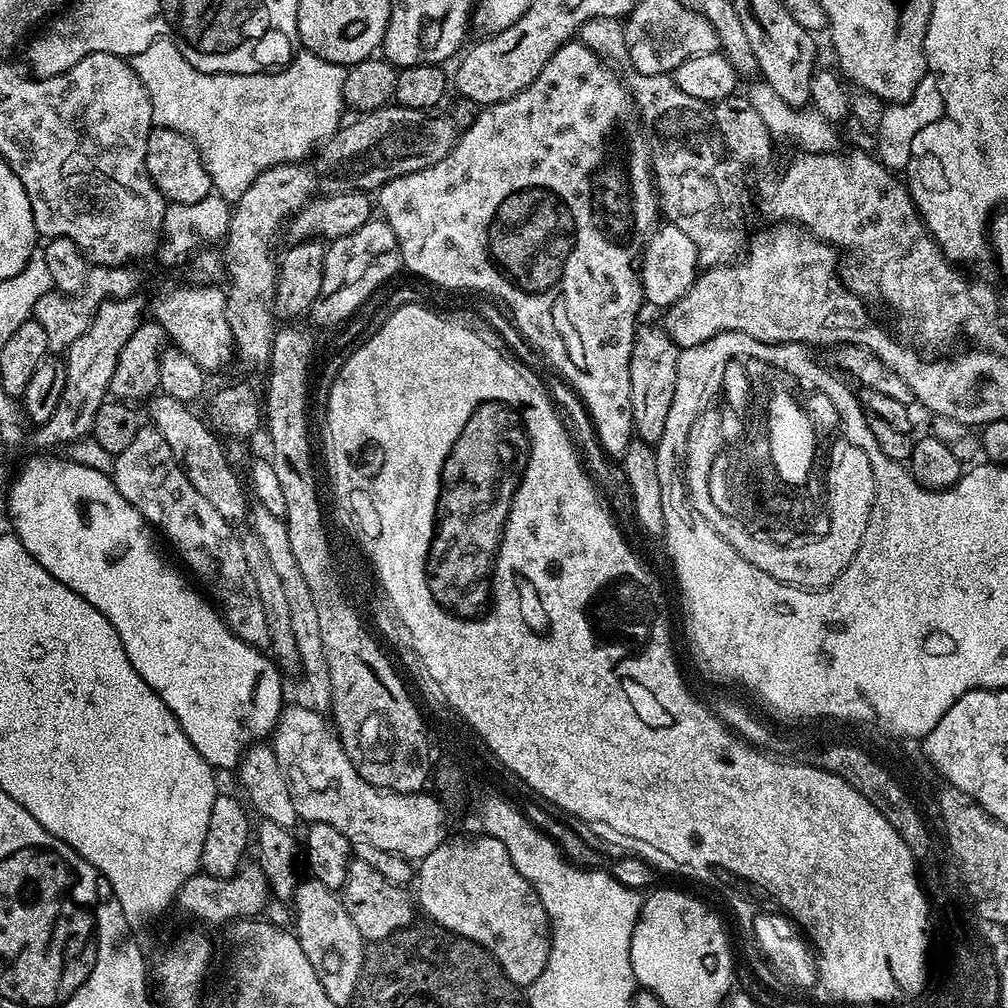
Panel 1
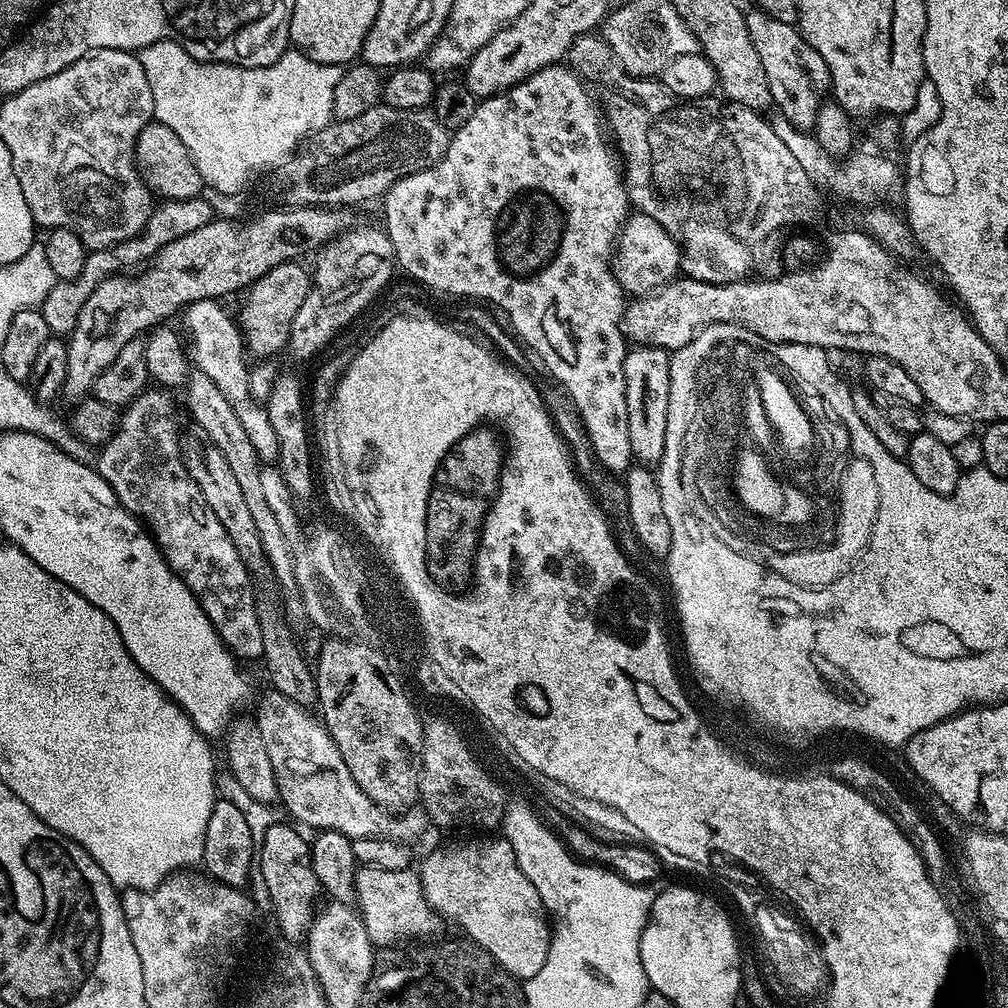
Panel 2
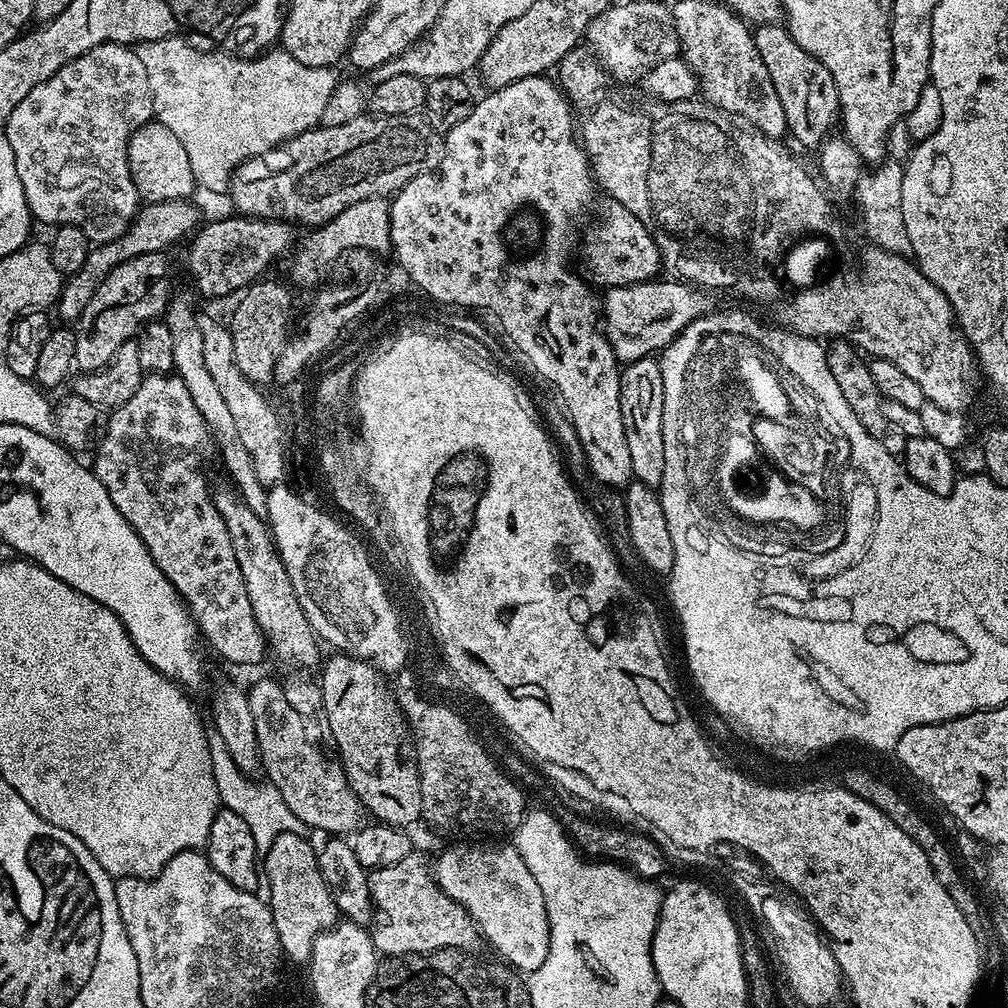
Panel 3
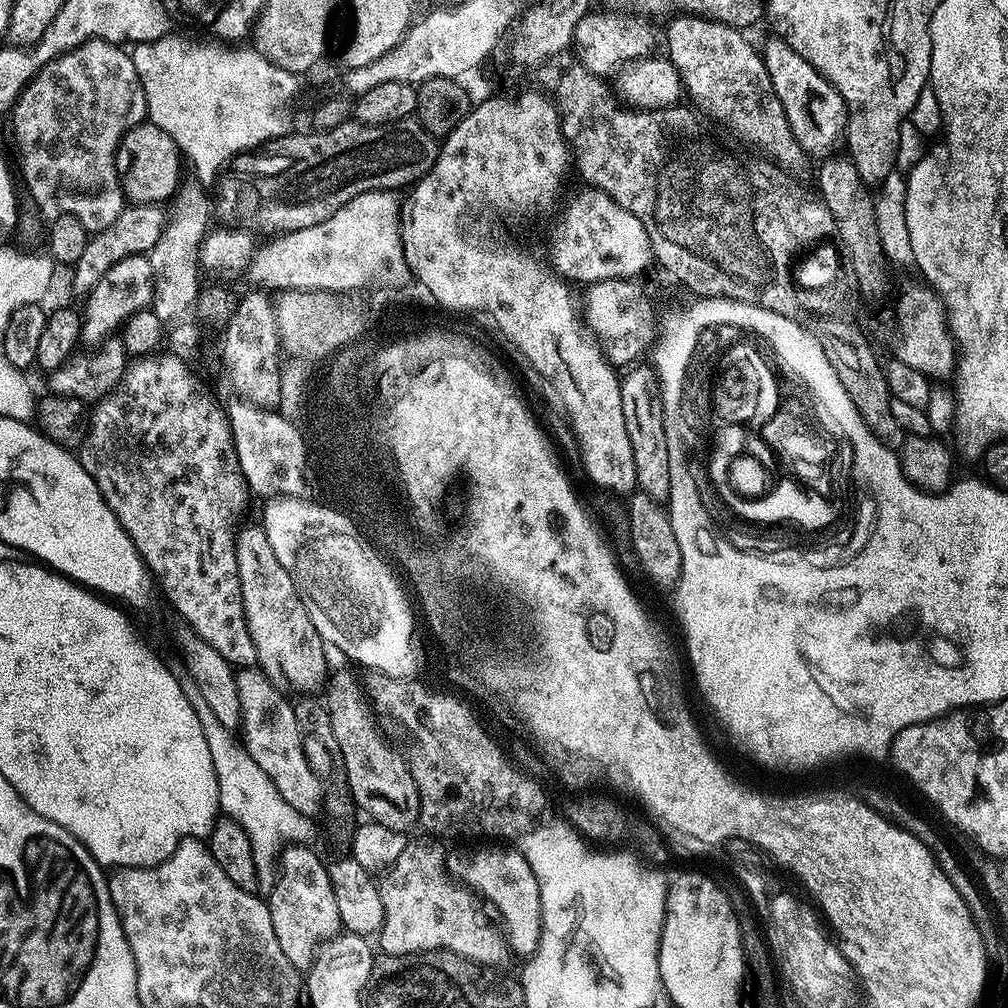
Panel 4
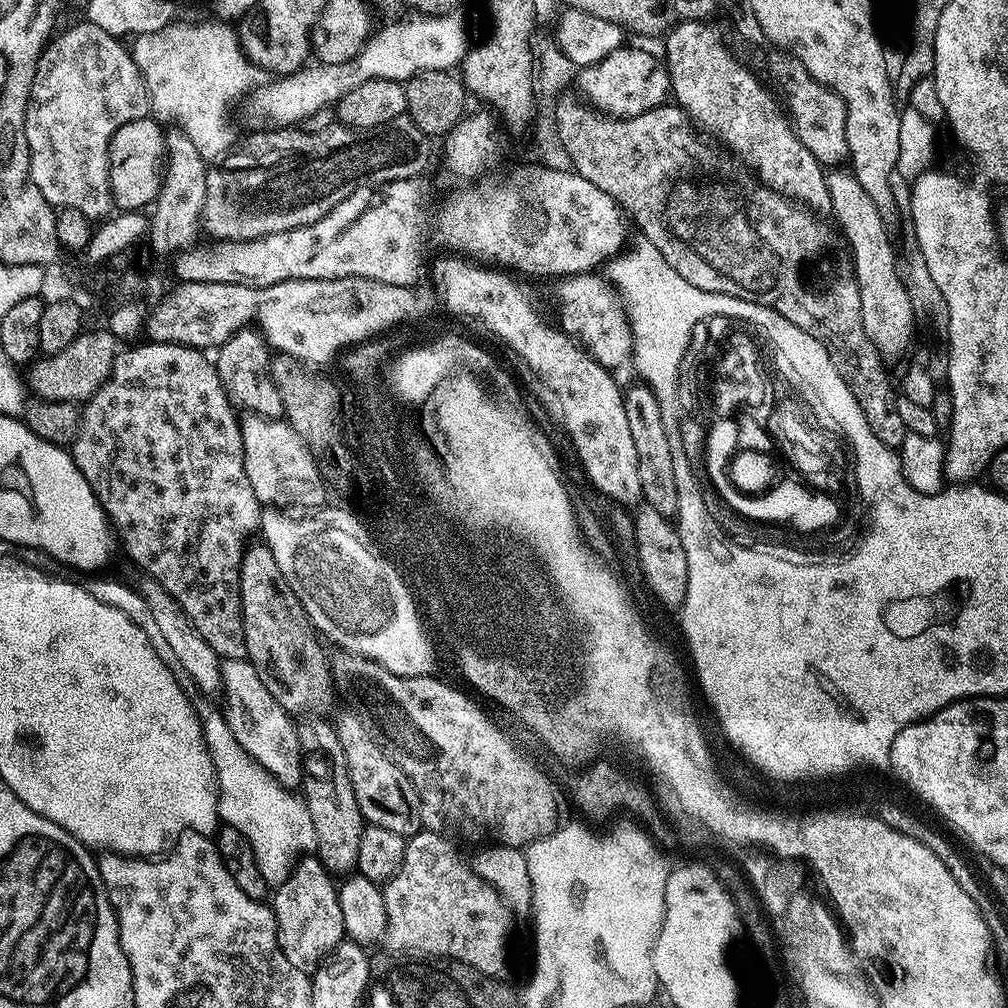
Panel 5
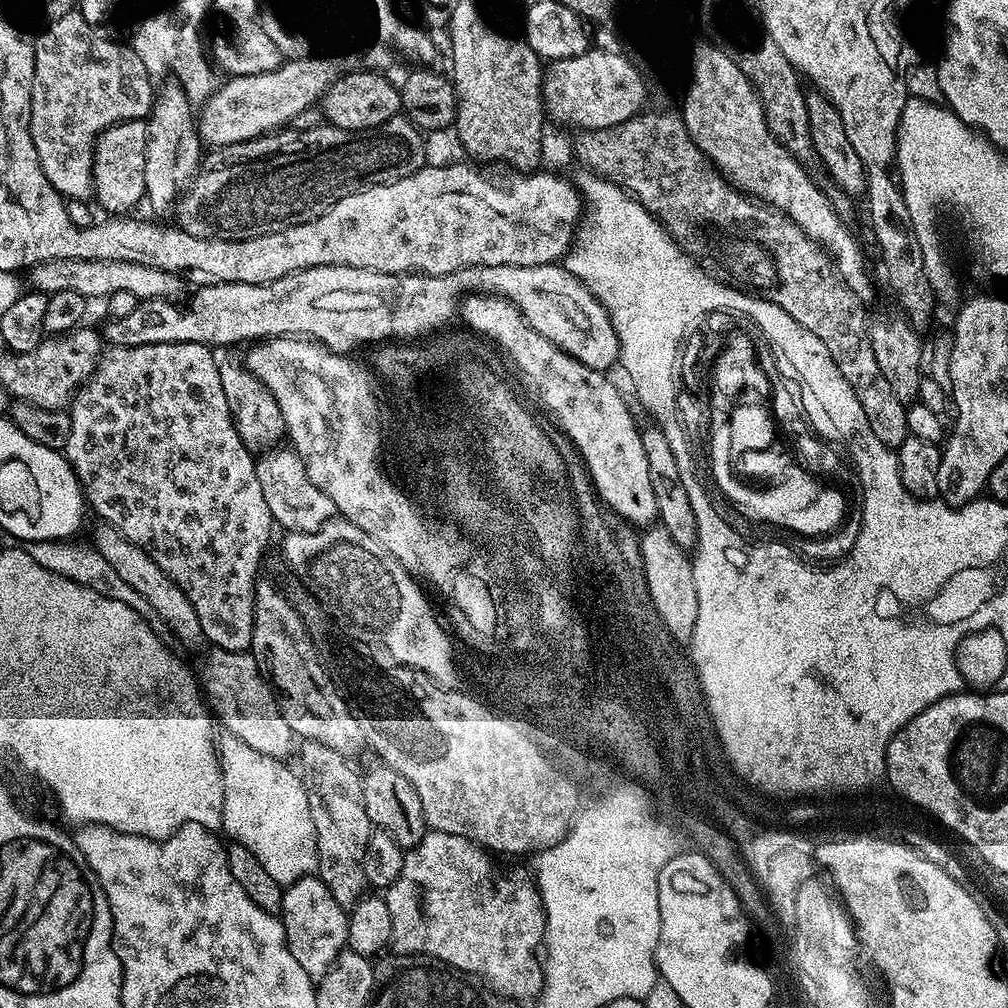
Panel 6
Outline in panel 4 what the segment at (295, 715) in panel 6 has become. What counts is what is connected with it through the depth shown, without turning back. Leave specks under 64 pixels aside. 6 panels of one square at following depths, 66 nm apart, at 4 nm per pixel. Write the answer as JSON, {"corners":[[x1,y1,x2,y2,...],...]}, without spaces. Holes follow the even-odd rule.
{"corners":[[241,527,236,536,236,557,238,558,238,578,242,586,242,602,244,603,244,613,246,622,250,630,250,638,254,642,256,659,259,671,265,672,268,679,277,688,287,689,289,693,304,692,300,694,316,694,320,687,325,687,329,679,328,656,324,639,318,634,314,622,310,622,310,614,306,614,306,606,290,578,286,574,286,566,278,562,274,555,274,549,270,546,270,538,266,538,263,527,256,528]]}

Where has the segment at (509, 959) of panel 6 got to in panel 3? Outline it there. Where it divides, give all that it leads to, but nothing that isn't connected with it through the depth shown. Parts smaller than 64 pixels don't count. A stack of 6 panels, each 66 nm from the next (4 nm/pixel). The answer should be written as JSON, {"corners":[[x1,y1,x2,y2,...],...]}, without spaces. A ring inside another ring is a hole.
{"corners":[[419,854,402,858,402,862,394,862,394,866,375,869,369,875,368,881,374,909,374,923,370,931,374,946,381,957,415,956,417,952,433,952,443,948,472,950,475,949,476,943,481,943,482,937,472,920,472,915,440,889,433,865,429,861,427,864]]}

